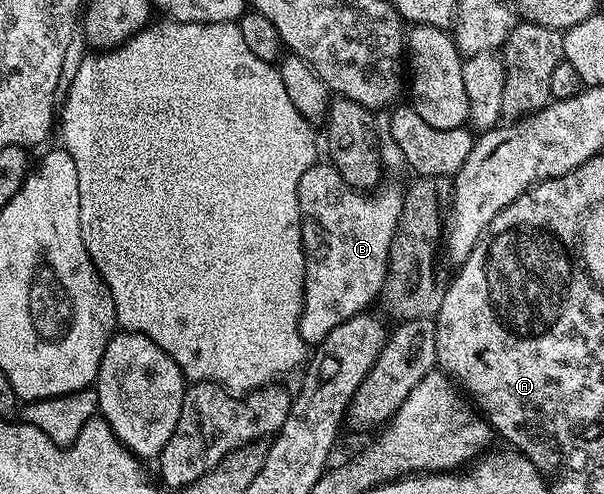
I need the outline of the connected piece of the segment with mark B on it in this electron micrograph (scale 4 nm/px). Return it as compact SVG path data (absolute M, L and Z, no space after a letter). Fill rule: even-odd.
M318 161L298 181L298 205L300 206L300 236L304 246L304 304L300 314L300 336L305 344L322 342L330 329L338 329L342 321L367 312L372 302L384 290L384 278L388 276L390 241L394 241L396 226L402 215L404 191L385 182L371 193L357 191L341 177L331 162Z

